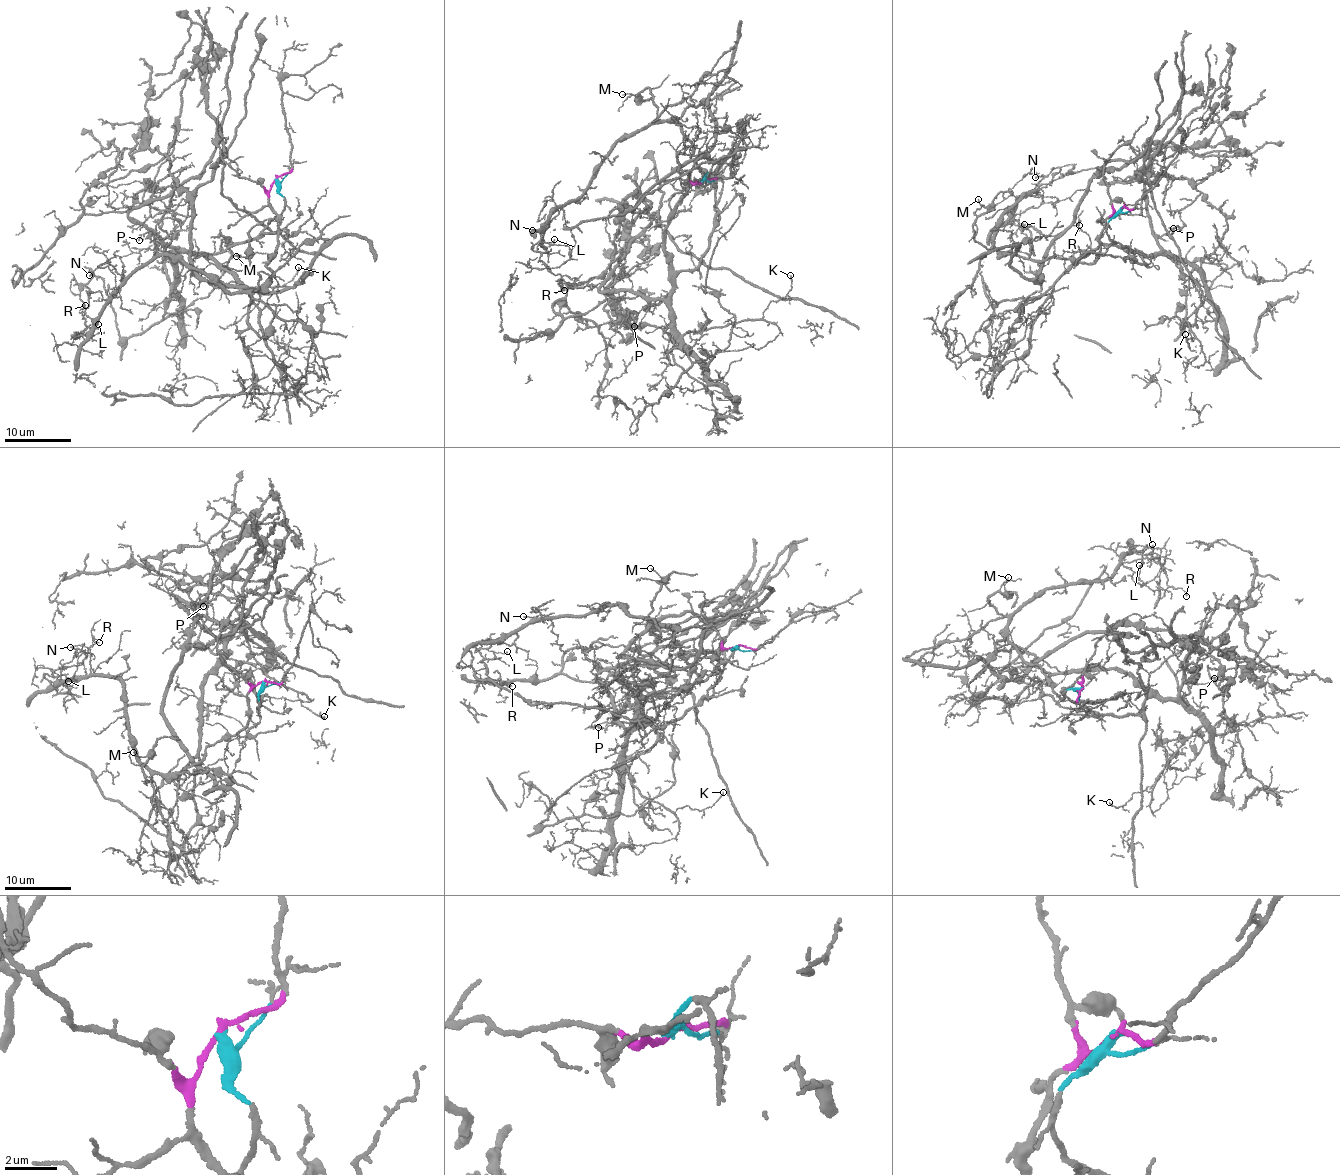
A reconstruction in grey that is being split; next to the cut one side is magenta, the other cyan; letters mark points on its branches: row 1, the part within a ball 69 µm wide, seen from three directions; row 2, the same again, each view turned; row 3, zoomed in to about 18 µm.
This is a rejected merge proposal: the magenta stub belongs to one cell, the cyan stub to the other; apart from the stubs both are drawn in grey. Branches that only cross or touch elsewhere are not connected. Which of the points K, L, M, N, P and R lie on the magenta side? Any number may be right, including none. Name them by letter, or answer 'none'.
L, M, N, R

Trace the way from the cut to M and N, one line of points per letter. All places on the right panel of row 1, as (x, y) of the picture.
M: (1123, 207), (1108, 217), (1099, 258), (1035, 261), (975, 240), (972, 228), (987, 209), (977, 199)
N: (1123, 207), (1093, 262), (1000, 252), (991, 241), (1037, 191), (1034, 177)

